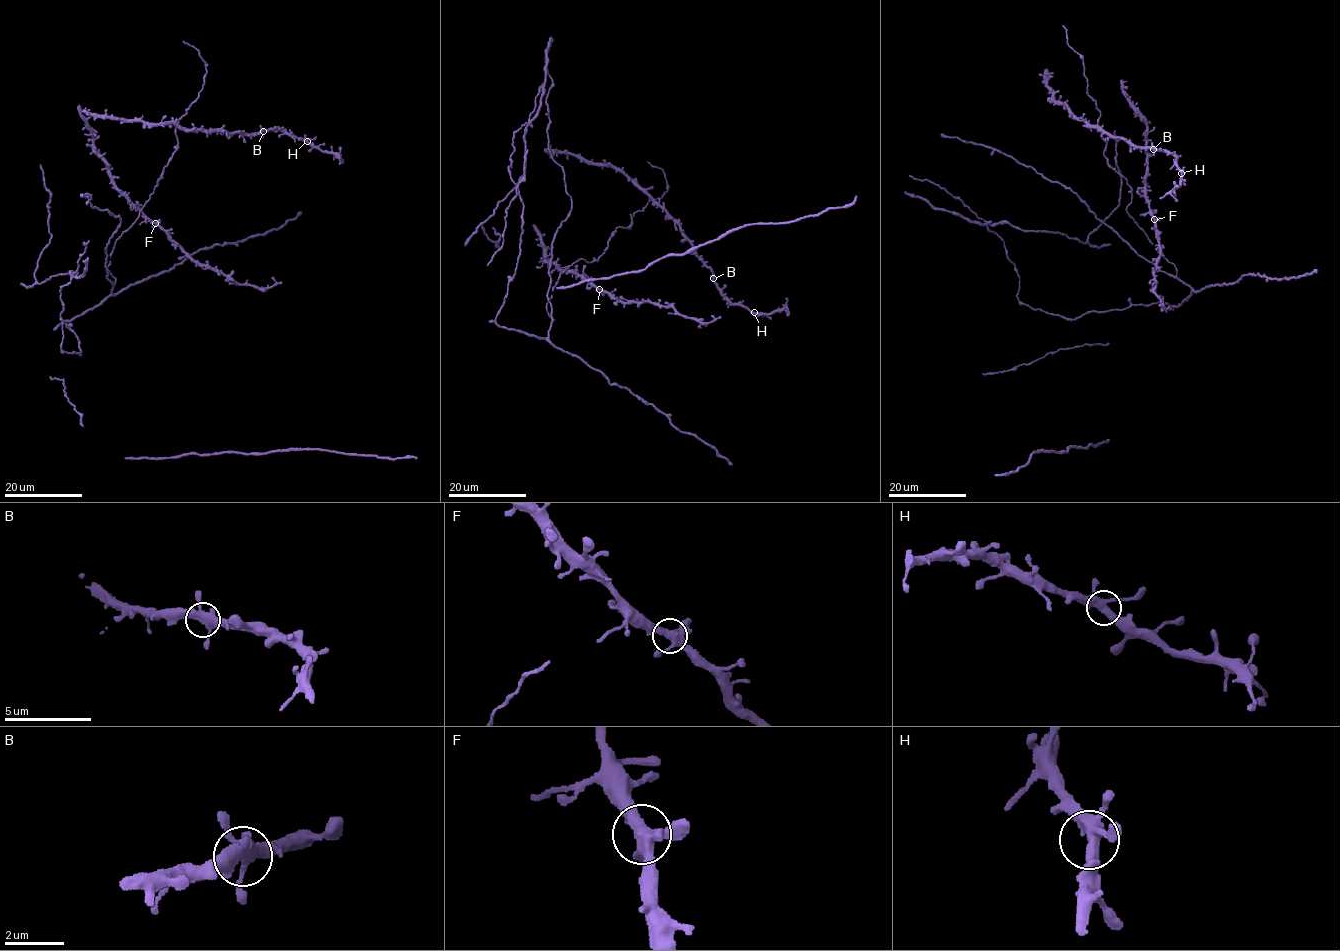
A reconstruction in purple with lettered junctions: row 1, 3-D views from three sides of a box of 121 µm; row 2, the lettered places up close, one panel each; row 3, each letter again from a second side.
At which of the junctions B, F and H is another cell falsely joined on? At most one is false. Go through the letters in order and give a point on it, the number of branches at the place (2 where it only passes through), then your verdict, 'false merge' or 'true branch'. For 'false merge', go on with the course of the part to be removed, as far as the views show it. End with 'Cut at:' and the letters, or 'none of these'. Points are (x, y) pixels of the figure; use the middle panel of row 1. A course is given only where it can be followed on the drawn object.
B: place (713, 278); branches 4; true branch
F: place (599, 289); branches 4; true branch
H: place (754, 312); branches 4; true branch
Cut at: none of these

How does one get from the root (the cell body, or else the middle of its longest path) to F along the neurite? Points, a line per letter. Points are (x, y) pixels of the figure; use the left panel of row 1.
F: (59, 324), (110, 295), (115, 279), (106, 272), (110, 254), (138, 216), (137, 203), (155, 223)

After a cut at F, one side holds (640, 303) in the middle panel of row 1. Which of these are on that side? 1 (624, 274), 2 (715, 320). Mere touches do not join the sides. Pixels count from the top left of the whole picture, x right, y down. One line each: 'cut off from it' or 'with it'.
1: cut off from it
2: with it

